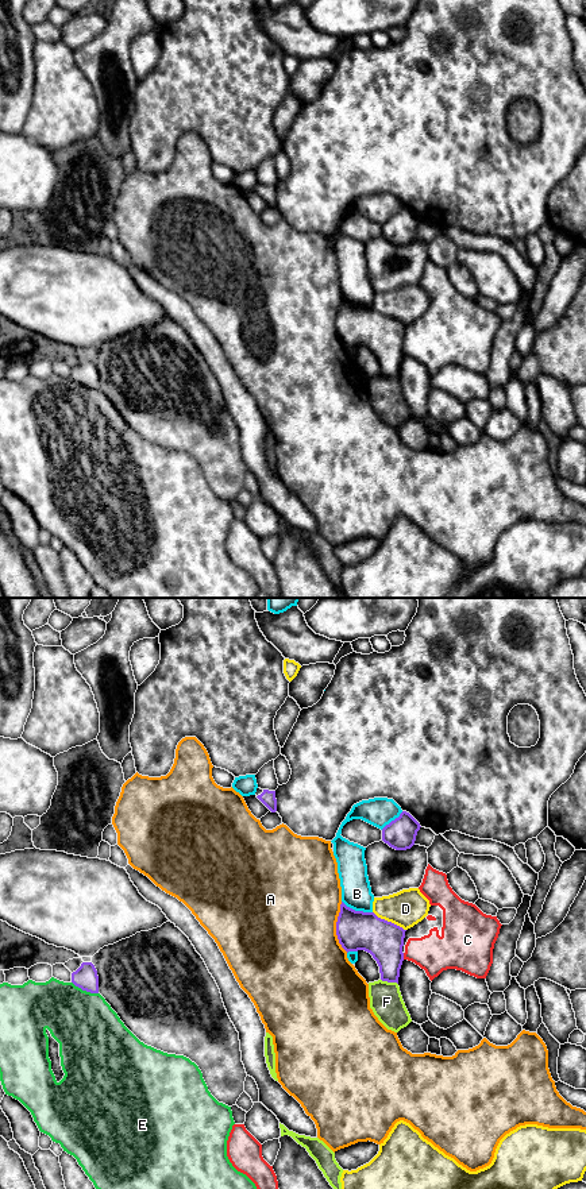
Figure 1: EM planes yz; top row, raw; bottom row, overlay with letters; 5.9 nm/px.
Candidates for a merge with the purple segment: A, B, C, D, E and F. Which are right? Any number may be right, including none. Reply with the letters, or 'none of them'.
none of them

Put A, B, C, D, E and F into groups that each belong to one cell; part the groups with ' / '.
A / B / C / D / E / F

